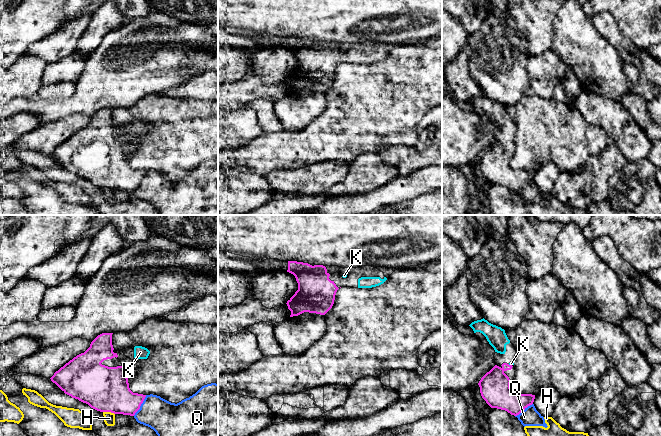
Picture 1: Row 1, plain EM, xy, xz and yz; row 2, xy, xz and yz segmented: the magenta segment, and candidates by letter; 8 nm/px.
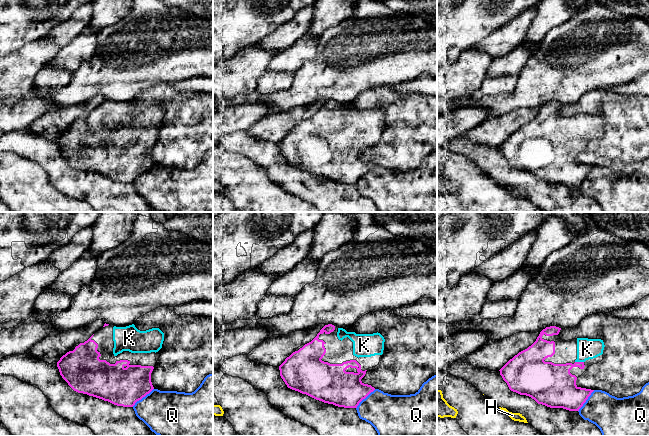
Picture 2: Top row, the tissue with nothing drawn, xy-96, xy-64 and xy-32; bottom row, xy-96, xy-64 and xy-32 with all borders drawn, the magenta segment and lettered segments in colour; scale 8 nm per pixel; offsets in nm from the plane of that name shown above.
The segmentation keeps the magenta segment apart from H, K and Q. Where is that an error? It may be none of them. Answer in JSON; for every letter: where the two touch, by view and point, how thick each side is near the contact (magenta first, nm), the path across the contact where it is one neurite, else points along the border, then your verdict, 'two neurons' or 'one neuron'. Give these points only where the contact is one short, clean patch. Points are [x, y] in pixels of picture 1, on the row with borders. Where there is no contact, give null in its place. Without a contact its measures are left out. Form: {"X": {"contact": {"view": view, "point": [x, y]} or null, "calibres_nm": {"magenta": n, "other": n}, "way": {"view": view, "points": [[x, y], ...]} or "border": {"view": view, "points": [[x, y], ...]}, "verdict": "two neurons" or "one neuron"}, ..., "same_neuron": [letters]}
{"H": {"contact": {"view": "xy", "point": [109, 411]}, "calibres_nm": {"magenta": 360, "other": 100}, "verdict": "two neurons"}, "K": {"contact": {"view": "yz", "point": [510, 365]}, "calibres_nm": {"magenta": 240, "other": 30}, "verdict": "one neuron"}, "Q": {"contact": {"view": "xy", "point": [140, 405]}, "calibres_nm": {"magenta": 280, "other": 280}, "border": {"view": "xy", "points": [[146, 395], [140, 408], [133, 415]]}, "verdict": "two neurons"}, "same_neuron": ["K"]}

